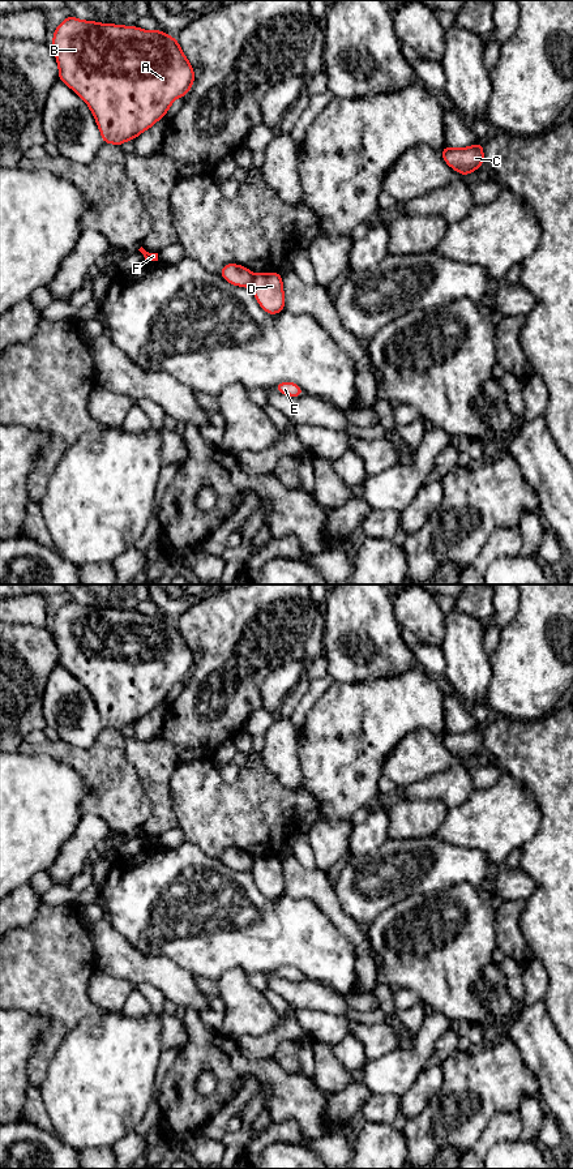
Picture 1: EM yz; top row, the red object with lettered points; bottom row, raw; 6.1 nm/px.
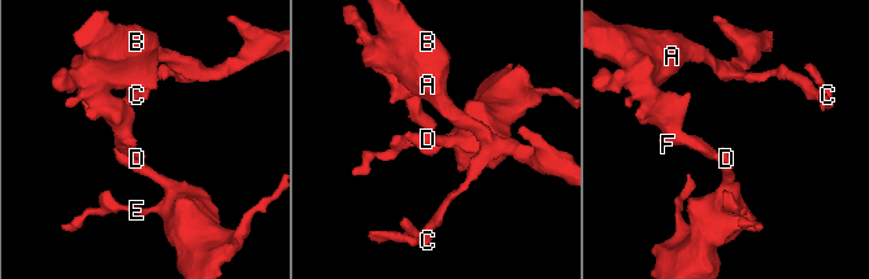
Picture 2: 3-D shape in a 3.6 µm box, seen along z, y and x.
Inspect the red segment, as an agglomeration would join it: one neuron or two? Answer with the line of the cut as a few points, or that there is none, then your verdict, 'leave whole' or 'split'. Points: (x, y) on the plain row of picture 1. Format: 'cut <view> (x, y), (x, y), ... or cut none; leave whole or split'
cut yz (253, 860), (251, 870); split

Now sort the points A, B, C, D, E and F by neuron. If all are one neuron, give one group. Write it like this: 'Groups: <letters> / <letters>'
Groups: A B C F / D E

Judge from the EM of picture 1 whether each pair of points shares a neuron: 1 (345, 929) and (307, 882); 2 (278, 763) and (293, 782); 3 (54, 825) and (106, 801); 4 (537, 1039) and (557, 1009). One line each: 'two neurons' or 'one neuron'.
1: one neuron
2: one neuron
3: two neurons
4: two neurons

